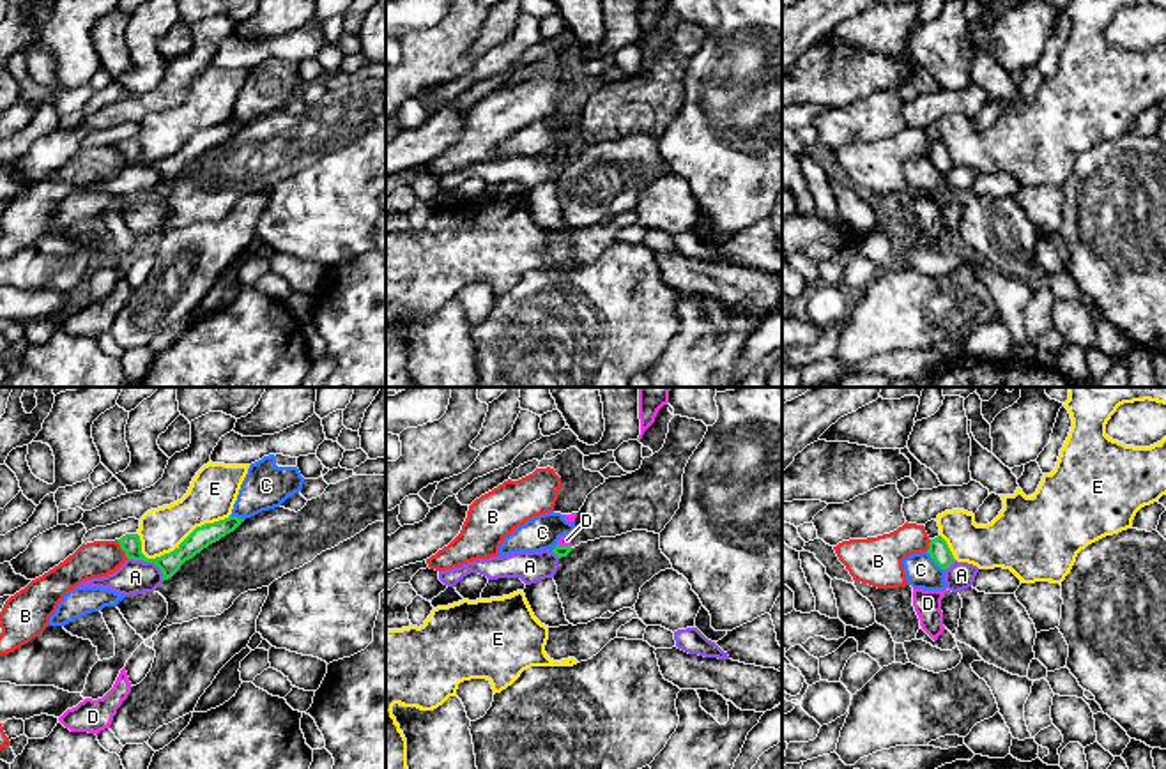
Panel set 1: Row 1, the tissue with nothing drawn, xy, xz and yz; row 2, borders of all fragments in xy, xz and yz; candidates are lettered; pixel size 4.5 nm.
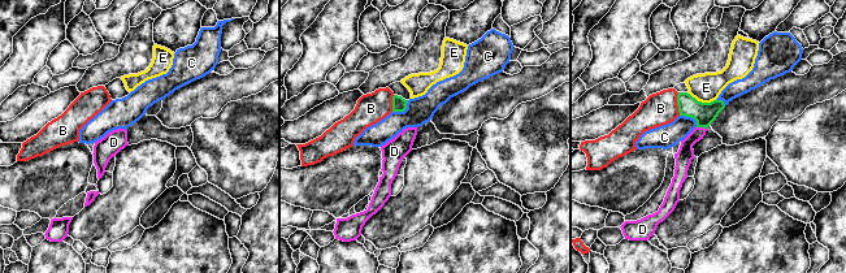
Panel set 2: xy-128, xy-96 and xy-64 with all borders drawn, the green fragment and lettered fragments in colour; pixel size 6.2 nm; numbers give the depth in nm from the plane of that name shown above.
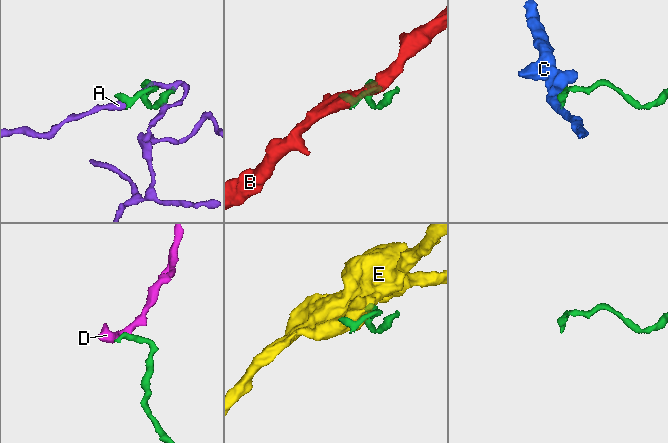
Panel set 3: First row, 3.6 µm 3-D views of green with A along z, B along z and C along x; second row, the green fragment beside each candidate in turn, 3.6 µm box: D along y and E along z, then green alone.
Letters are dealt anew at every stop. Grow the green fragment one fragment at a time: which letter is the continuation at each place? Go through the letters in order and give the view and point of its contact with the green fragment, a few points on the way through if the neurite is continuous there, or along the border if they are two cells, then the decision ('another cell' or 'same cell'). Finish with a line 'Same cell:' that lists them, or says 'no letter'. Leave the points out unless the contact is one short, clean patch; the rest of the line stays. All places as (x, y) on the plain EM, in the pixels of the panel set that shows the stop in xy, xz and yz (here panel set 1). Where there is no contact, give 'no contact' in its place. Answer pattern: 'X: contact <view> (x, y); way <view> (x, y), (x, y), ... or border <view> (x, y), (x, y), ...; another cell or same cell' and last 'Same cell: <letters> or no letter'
A: contact xy (149, 165); another cell
B: contact xy (121, 151); border xy (115, 144), (128, 161); another cell
C: contact yz (935, 165); another cell
D: contact xz (563, 151); way xz (559, 154), (563, 151), (567, 144); same cell
E: contact xy (186, 142); another cell
Same cell: D

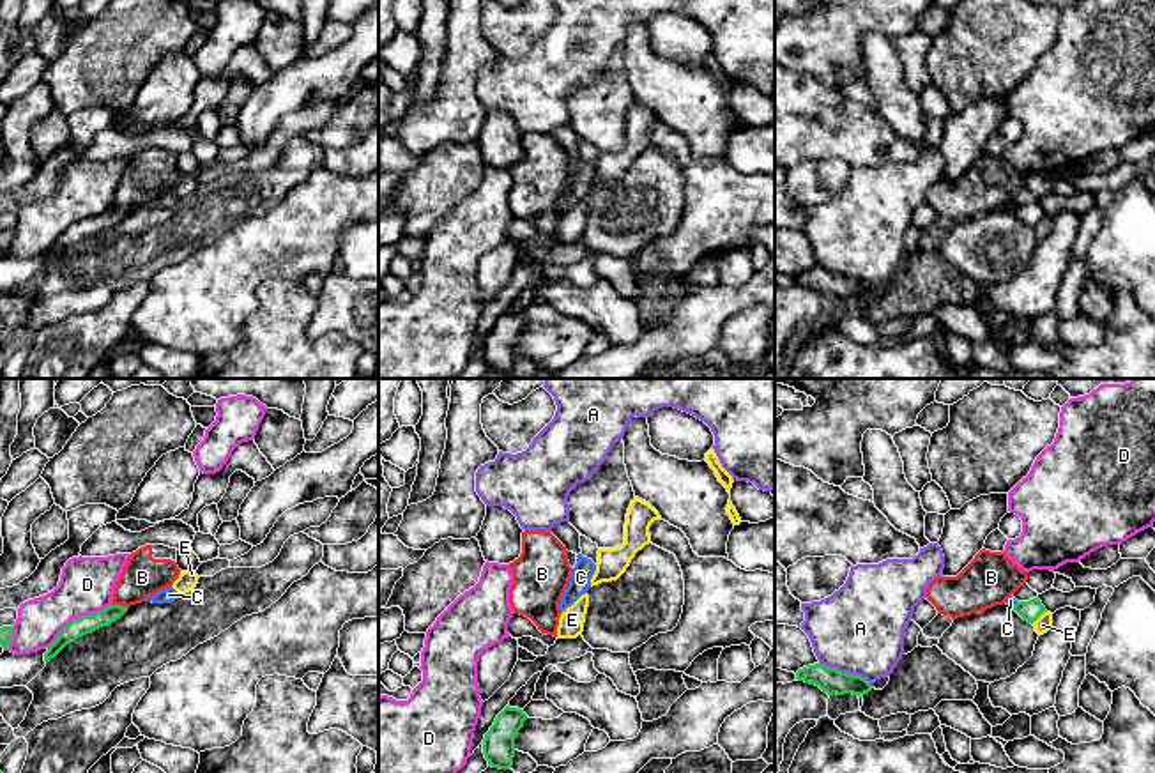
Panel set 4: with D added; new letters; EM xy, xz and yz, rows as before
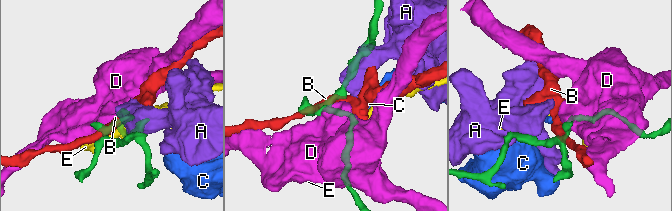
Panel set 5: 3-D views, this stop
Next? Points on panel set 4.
A: contact yz (846, 276); another cell
B: contact xy (121, 209); another cell
C: contact yz (1016, 207); border yz (1017, 206), (1010, 209); another cell
D: contact xy (78, 221); another cell
E: contact yz (1039, 220); border yz (1046, 214), (1032, 227); another cell
Same cell: no letter

